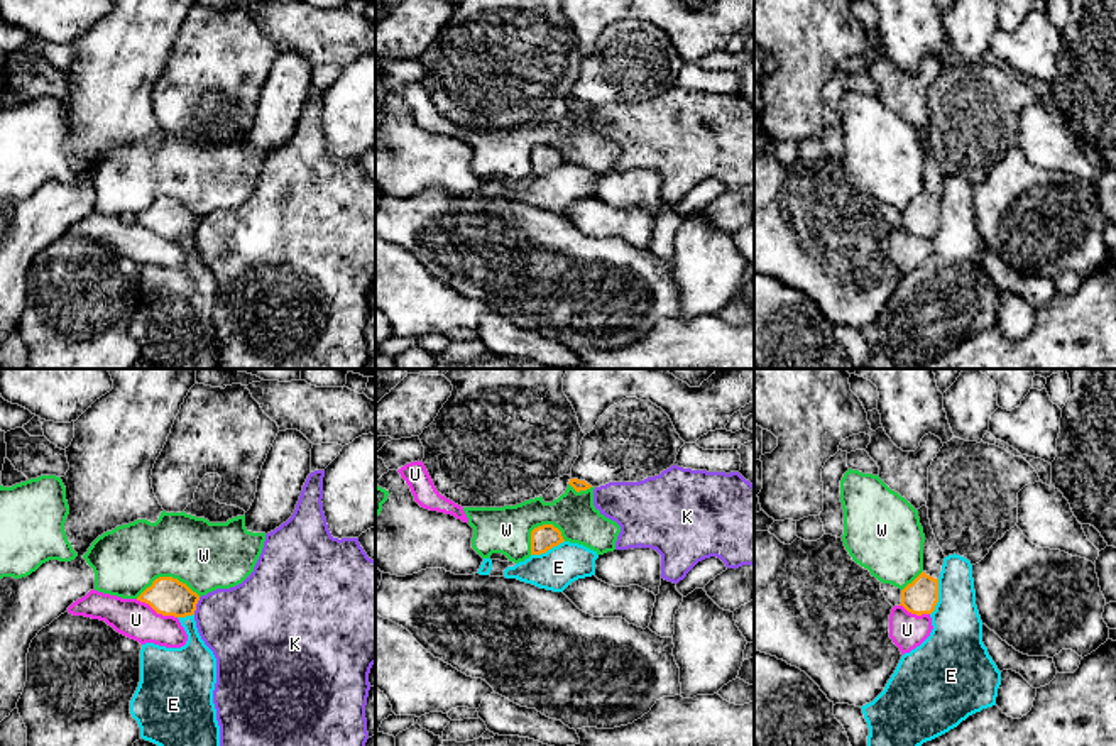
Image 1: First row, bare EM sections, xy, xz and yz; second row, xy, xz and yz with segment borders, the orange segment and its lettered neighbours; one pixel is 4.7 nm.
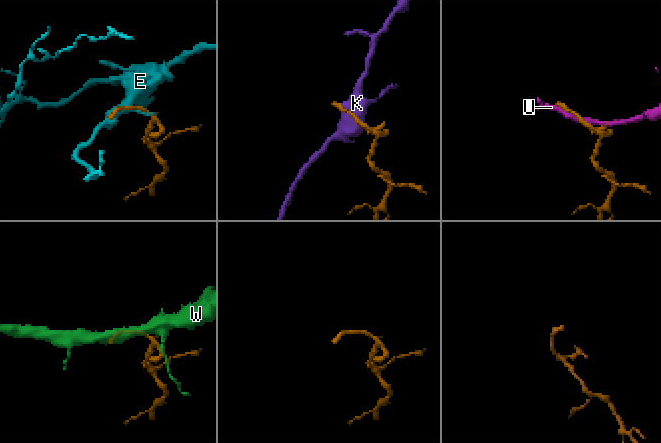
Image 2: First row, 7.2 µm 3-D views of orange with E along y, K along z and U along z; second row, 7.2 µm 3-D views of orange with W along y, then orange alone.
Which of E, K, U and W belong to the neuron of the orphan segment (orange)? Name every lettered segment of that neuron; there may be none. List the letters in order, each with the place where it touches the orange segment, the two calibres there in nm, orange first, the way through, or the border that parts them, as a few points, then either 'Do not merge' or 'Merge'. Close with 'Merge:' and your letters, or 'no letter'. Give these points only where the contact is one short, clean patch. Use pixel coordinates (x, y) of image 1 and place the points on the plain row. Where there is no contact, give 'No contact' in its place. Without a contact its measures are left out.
E: Touches orange at yz (937, 219). Thickness 160 nm (orange) against 260 nm. Do not merge
K: Touches orange at xy (195, 227). Thickness 180 nm (orange) against 380 nm. Do not merge
U: Touches orange at xy (156, 232). Thickness 180 nm (orange) against 180 nm. Do not merge
W: Touches orange at xy (168, 198). Thickness 180 nm (orange) against 320 nm. Boundary: xy (200, 217), (176, 200), (158, 198), (136, 219). Do not merge
Merge: no letter

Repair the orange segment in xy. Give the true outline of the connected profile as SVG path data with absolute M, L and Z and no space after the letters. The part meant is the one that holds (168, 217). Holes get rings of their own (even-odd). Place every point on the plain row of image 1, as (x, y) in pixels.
M159 198L137 222L149 225L157 235L186 239L193 237L200 217L172 198Z

